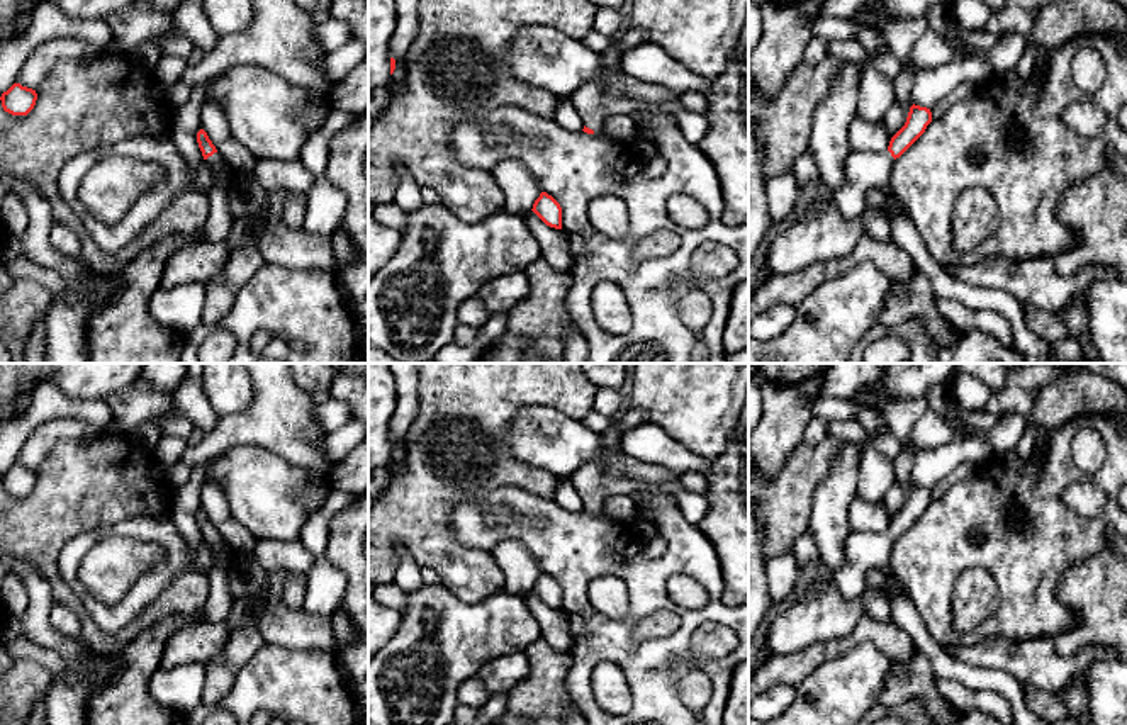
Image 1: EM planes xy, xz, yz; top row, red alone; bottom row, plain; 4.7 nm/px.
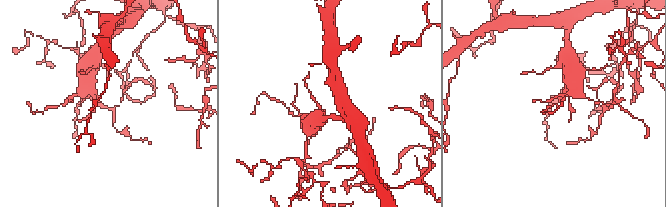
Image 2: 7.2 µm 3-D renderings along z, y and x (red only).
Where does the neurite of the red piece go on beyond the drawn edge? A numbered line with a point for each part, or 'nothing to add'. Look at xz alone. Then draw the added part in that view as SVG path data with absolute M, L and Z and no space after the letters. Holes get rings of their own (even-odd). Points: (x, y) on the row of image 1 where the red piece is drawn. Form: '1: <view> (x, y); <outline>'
1: xz (593, 101); M603 68L594 80L587 81L570 95L570 100L579 110L586 127L592 129L594 132L601 132L608 117L628 115L638 110L657 110L674 115L677 126L689 143L699 144L699 141L706 136L709 129L706 114L686 110L676 98L652 104L640 98L609 93L606 85L611 83L611 76L616 71L618 70L613 68Z

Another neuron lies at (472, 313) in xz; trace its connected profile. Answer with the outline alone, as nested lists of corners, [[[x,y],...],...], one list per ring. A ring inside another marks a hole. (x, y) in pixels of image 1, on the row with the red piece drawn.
[[[477,295],[467,299],[457,311],[457,319],[460,324],[477,328],[477,329],[484,326],[489,318],[491,316],[484,302]]]

